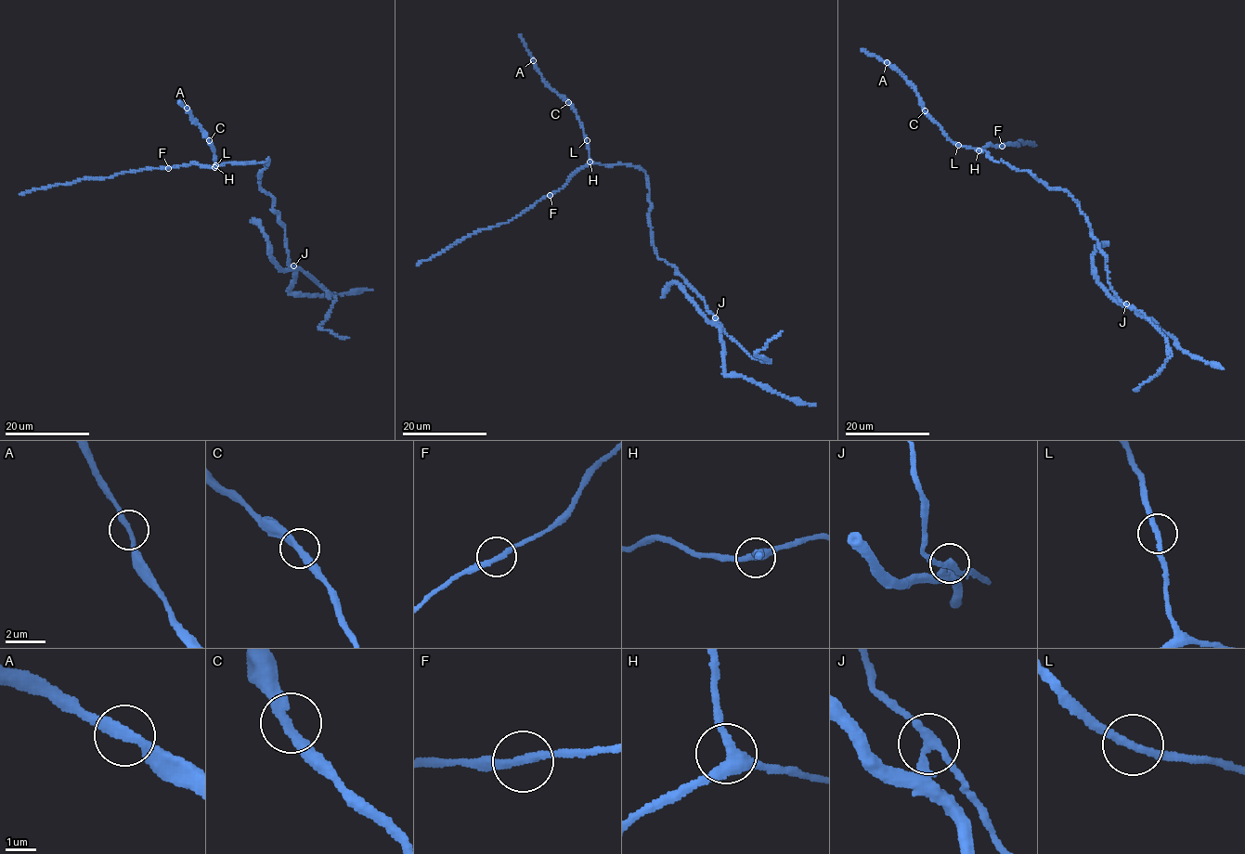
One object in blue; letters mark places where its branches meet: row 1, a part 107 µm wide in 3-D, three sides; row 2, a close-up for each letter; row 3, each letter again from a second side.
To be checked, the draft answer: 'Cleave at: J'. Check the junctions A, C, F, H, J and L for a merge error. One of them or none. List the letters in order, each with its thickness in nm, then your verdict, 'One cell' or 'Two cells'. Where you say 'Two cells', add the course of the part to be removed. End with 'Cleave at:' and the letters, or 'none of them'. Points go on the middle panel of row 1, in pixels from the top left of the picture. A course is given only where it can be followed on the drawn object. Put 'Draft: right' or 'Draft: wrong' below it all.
A: Thickness 320 nm. One cell
C: Thickness 320 nm. One cell
F: Thickness 260 nm. One cell
H: Thickness 340 nm. One cell
J: Thickness 260 nm. Two cells. Course of the part to remove: (715, 317), (725, 375), (751, 379), (784, 396), (816, 405)
L: Thickness 240 nm. One cell
Cleave at: J
Draft: right

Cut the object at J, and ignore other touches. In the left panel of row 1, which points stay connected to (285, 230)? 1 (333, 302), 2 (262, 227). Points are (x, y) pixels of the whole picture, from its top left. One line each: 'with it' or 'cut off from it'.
1: with it
2: cut off from it

